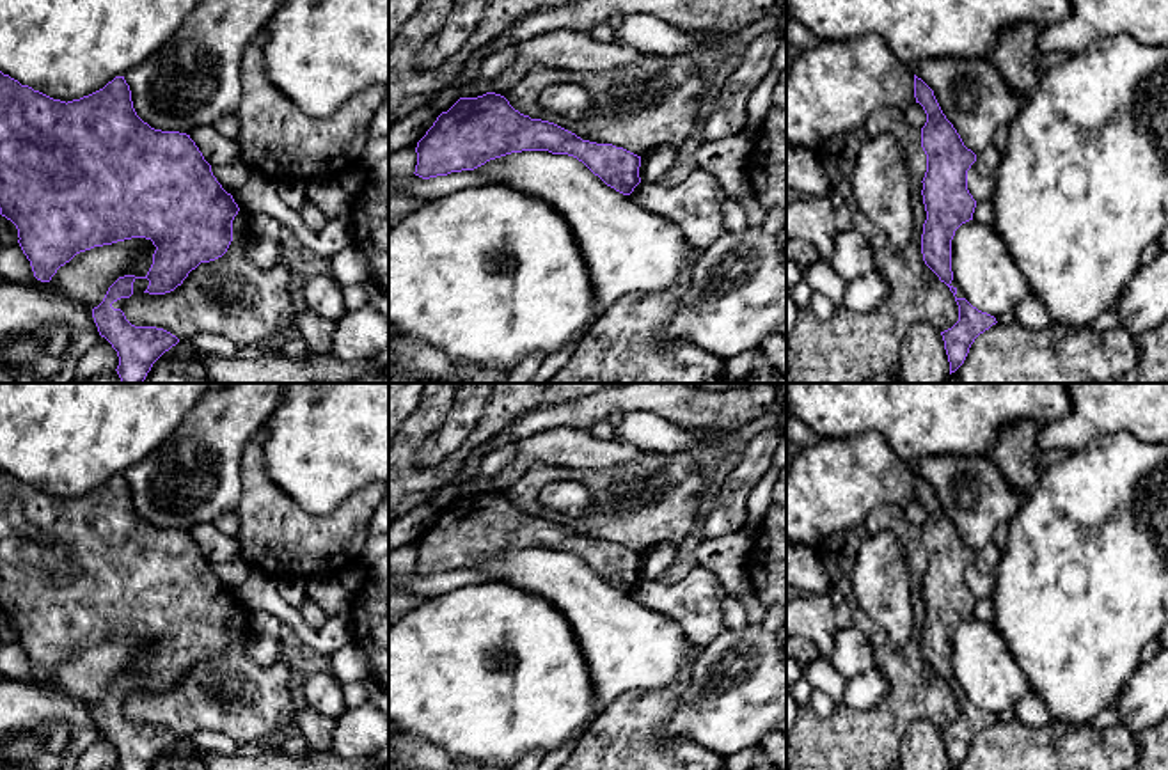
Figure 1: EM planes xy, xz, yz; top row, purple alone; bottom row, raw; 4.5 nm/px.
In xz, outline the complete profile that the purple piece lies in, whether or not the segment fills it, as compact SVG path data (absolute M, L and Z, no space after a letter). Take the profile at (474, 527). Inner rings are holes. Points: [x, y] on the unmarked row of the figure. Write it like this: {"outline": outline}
{"outline": "M495 490L460 495L442 509L417 539L414 571L430 577L474 568L490 557L522 548L573 554L623 593L630 593L641 580L641 554L612 541L582 538L554 520L531 516Z"}

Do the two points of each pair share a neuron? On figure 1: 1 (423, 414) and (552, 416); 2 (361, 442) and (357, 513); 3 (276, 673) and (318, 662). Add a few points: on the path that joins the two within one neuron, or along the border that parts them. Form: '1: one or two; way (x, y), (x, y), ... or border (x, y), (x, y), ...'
1: two; border (554, 401), (533, 405), (517, 414), (499, 432)
2: two; border (370, 483), (354, 490), (334, 510), (325, 513)
3: two; border (281, 652), (288, 666), (290, 703), (304, 708)

